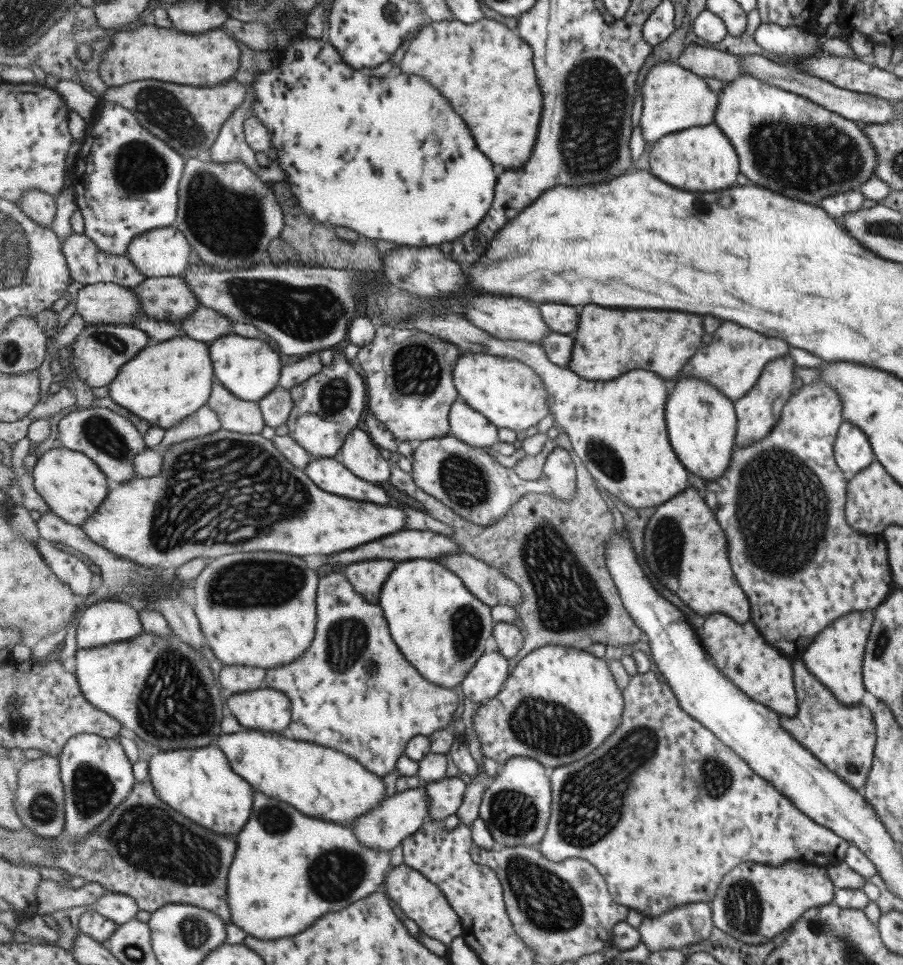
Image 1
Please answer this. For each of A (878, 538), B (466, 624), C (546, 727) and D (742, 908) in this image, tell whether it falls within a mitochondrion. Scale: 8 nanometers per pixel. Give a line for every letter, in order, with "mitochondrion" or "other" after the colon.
A: other
B: mitochondrion
C: mitochondrion
D: mitochondrion

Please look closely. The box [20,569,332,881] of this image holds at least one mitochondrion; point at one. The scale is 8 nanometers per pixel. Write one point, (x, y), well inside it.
(175, 703)

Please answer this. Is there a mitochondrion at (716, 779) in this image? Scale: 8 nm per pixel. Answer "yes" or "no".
yes

